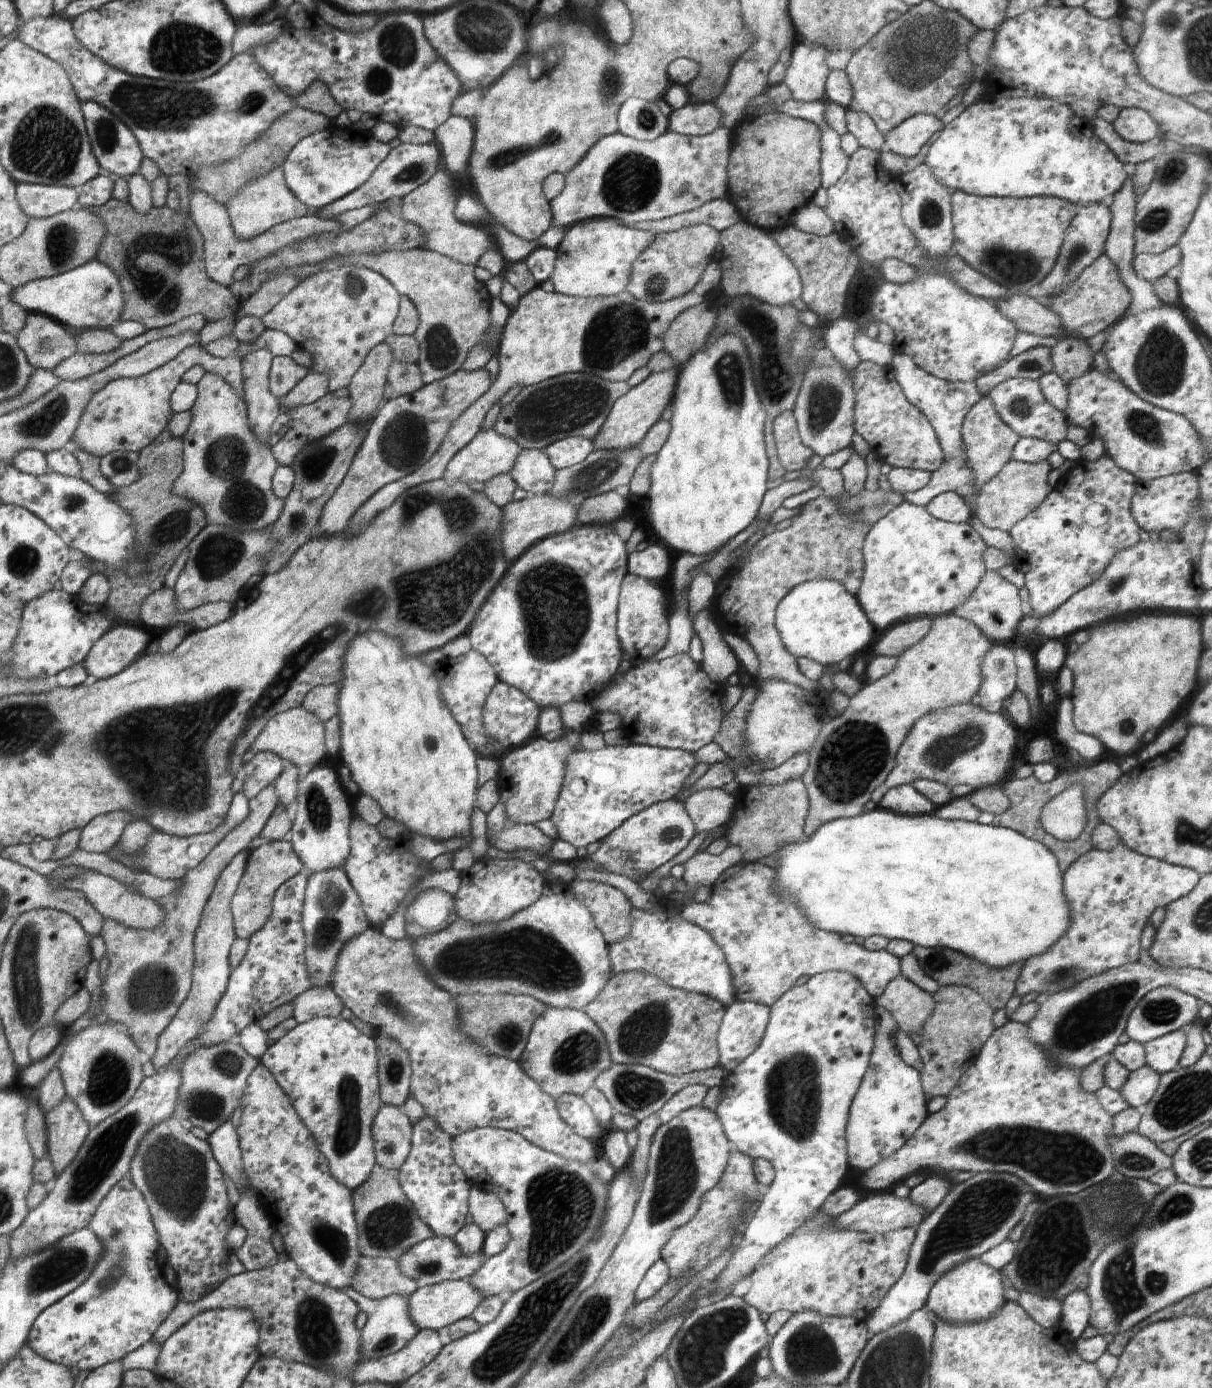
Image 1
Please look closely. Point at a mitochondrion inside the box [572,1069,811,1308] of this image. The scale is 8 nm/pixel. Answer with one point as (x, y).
(677, 1176)

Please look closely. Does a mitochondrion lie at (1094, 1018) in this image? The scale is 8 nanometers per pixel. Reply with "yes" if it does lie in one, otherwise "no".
yes

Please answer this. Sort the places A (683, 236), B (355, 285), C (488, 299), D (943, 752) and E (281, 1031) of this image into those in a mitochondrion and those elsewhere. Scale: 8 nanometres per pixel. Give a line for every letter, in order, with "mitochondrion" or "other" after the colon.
A: other
B: mitochondrion
C: other
D: mitochondrion
E: other

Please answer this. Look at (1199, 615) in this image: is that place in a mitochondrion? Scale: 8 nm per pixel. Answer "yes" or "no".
no

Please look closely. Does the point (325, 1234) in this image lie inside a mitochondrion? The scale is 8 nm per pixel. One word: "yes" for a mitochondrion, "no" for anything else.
yes

